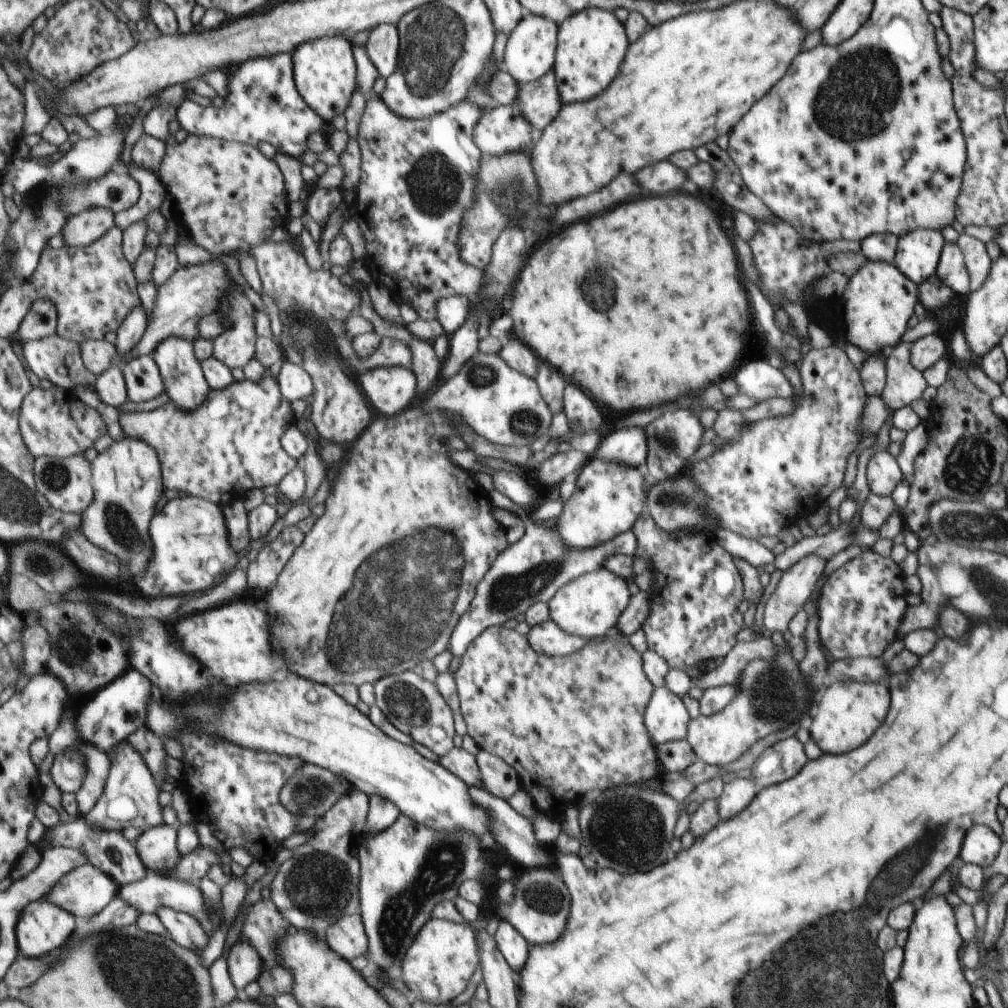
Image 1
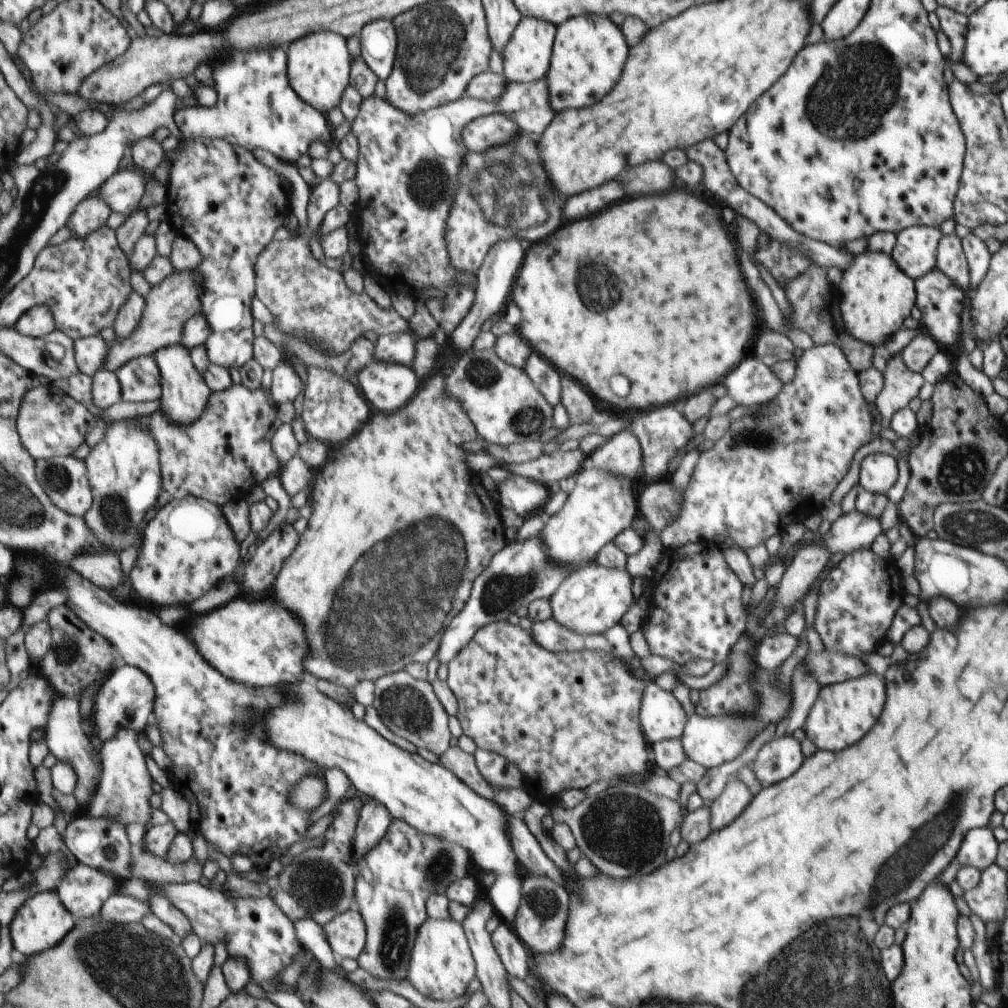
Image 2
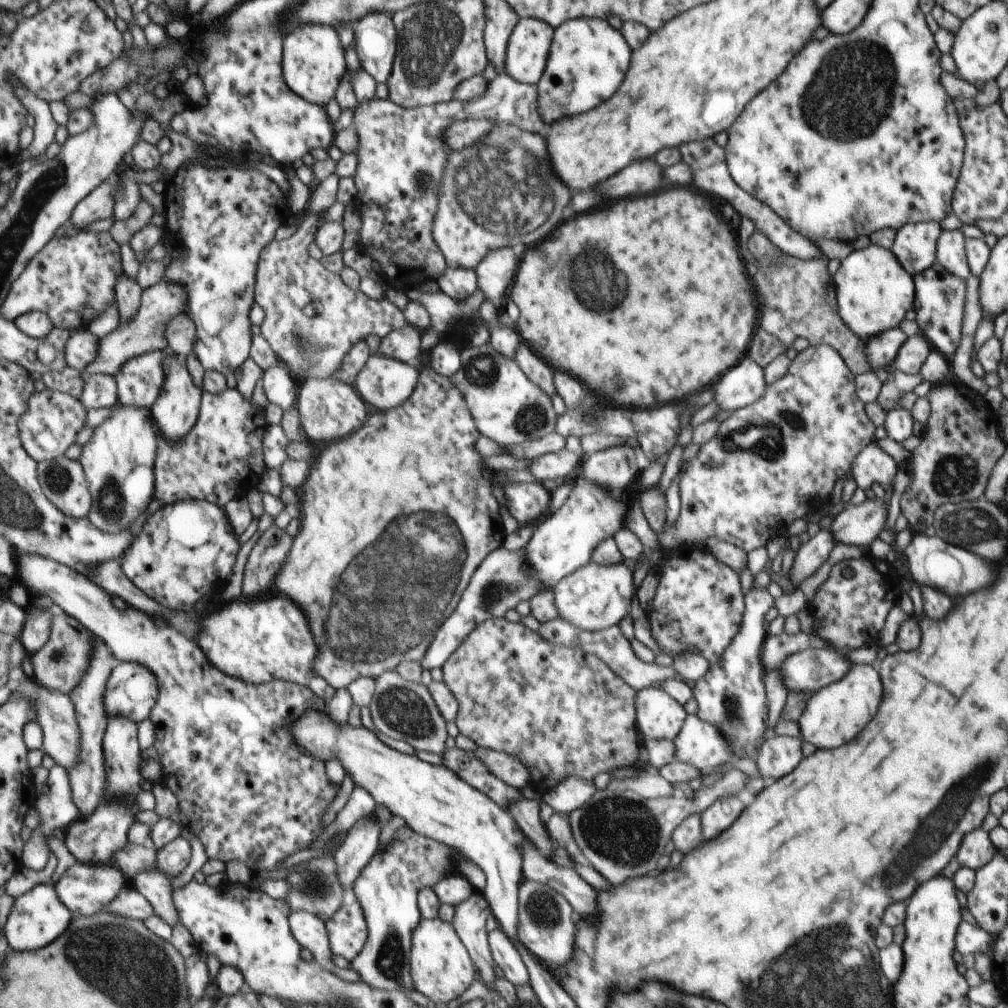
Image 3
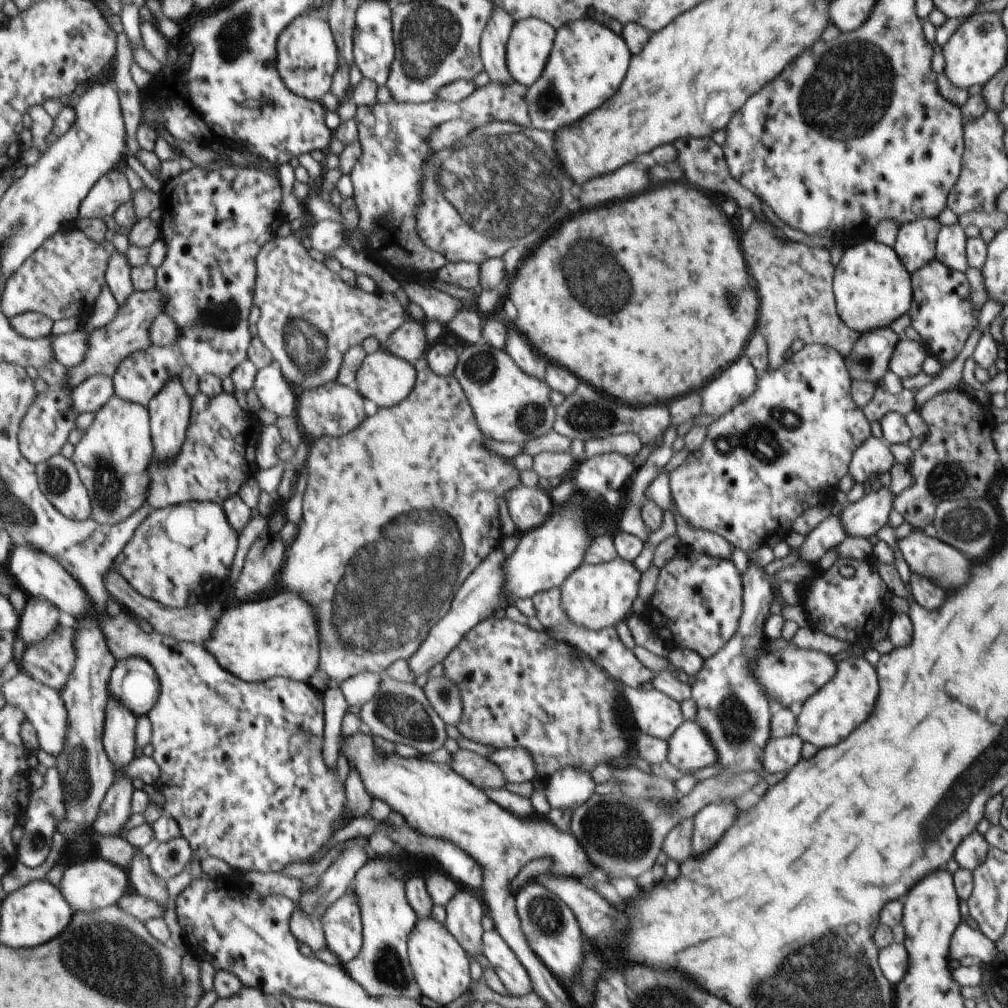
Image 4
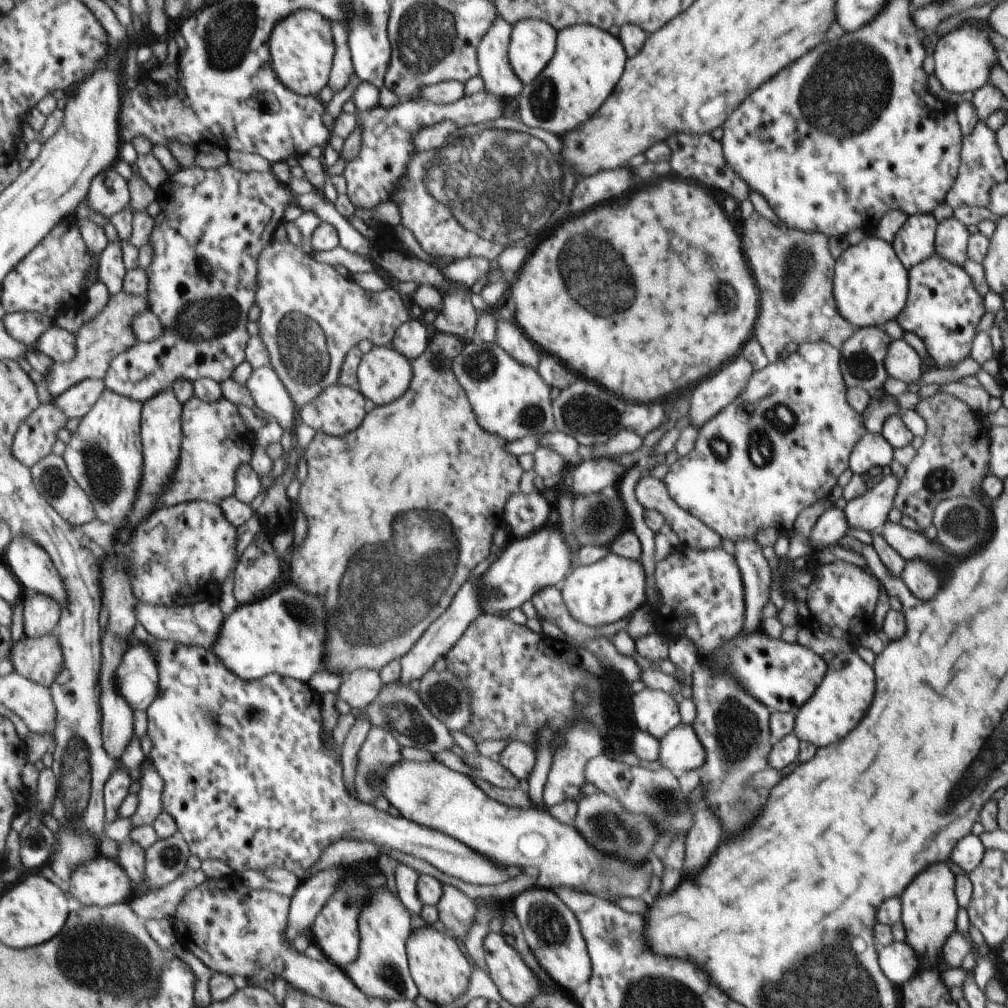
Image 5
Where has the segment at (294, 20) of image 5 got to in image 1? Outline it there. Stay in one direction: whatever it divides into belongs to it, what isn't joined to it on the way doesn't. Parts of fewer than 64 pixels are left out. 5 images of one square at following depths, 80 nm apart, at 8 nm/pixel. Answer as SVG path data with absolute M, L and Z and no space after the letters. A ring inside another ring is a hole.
M323 37L299 45L291 54L296 85L307 104L327 122L345 114L358 88L358 64L350 40L345 37Z

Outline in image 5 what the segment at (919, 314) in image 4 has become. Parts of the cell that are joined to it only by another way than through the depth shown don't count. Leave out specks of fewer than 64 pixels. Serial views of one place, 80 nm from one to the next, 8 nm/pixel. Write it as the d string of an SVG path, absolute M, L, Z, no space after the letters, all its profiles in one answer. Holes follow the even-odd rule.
M933 254L919 265L915 265L908 273L910 275L910 296L906 306L898 314L896 321L904 331L916 334L925 345L929 361L939 368L949 368L955 362L962 361L970 353L975 336L975 326L983 314L983 304L979 293L974 289L969 275L954 263L947 262Z

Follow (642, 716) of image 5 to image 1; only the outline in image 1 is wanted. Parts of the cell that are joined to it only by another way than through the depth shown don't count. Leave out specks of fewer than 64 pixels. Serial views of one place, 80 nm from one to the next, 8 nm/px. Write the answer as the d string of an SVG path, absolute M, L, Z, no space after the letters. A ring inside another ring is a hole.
M654 687L644 722L655 744L661 745L686 738L689 716L678 695L665 687Z

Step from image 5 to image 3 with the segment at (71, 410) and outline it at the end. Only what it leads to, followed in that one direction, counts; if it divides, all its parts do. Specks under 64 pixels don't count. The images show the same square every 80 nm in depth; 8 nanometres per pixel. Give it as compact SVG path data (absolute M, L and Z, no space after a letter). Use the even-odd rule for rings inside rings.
M105 373L89 375L80 399L87 410L115 407L120 403L116 377Z

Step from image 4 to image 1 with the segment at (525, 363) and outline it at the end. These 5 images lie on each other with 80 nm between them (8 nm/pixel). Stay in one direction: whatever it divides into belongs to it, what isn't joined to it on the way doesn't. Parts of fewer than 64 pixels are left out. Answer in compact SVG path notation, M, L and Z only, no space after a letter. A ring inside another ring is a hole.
M543 362L538 364L534 381L539 386L543 399L546 399L551 414L562 411L562 394L565 392L566 379L550 365Z

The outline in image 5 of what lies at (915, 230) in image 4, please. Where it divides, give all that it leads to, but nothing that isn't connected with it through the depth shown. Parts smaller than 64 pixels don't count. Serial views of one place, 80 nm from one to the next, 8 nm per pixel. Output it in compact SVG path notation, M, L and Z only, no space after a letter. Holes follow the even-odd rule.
M911 215L899 227L893 237L891 246L899 250L903 266L910 270L934 254L935 218L933 215Z

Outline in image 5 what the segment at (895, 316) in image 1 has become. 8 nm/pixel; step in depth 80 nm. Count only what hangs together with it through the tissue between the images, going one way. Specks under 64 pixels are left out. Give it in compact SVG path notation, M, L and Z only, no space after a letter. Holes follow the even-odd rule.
M868 234L855 245L849 245L835 259L834 297L841 315L855 329L882 326L902 312L907 302L907 275L893 247L883 239Z

